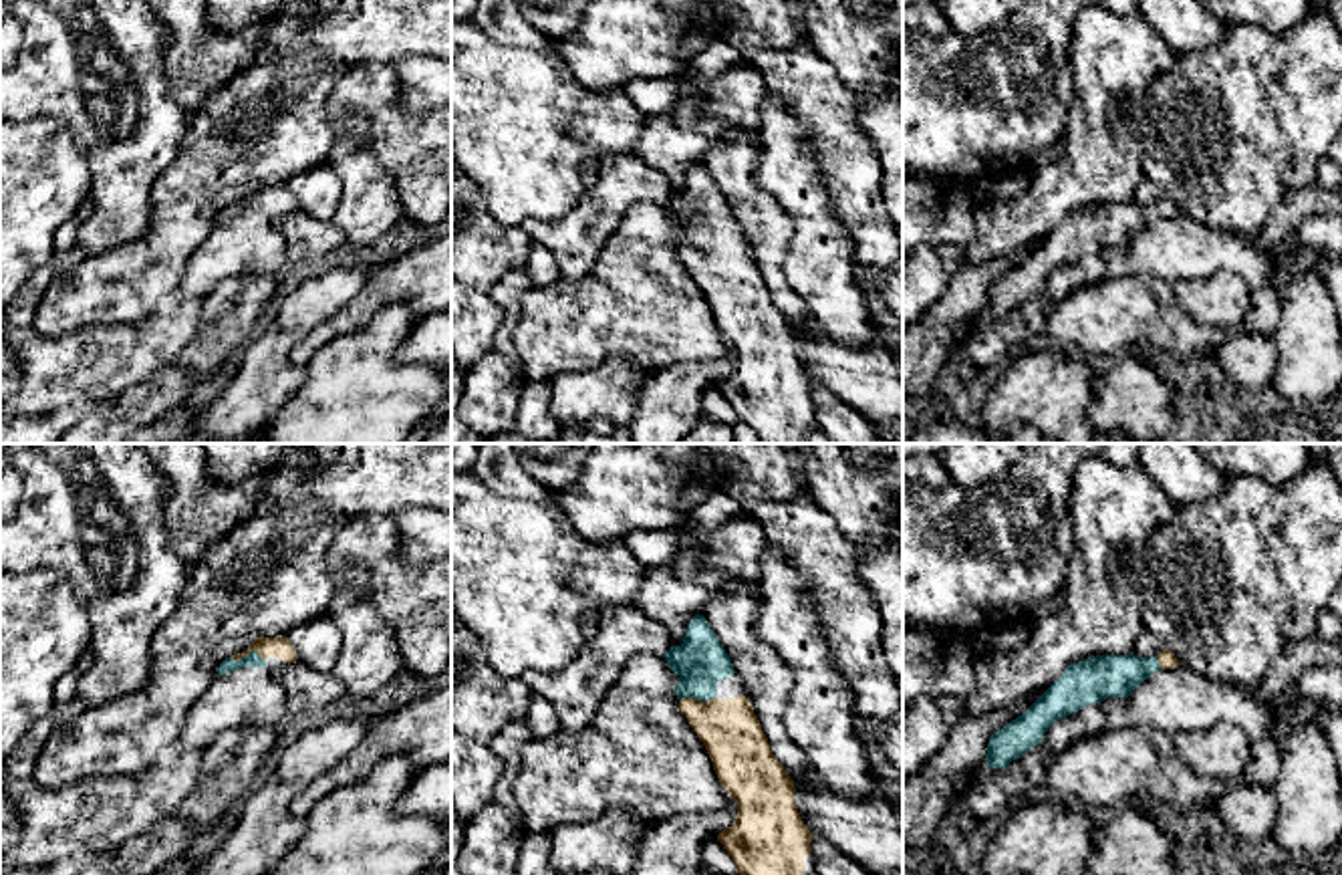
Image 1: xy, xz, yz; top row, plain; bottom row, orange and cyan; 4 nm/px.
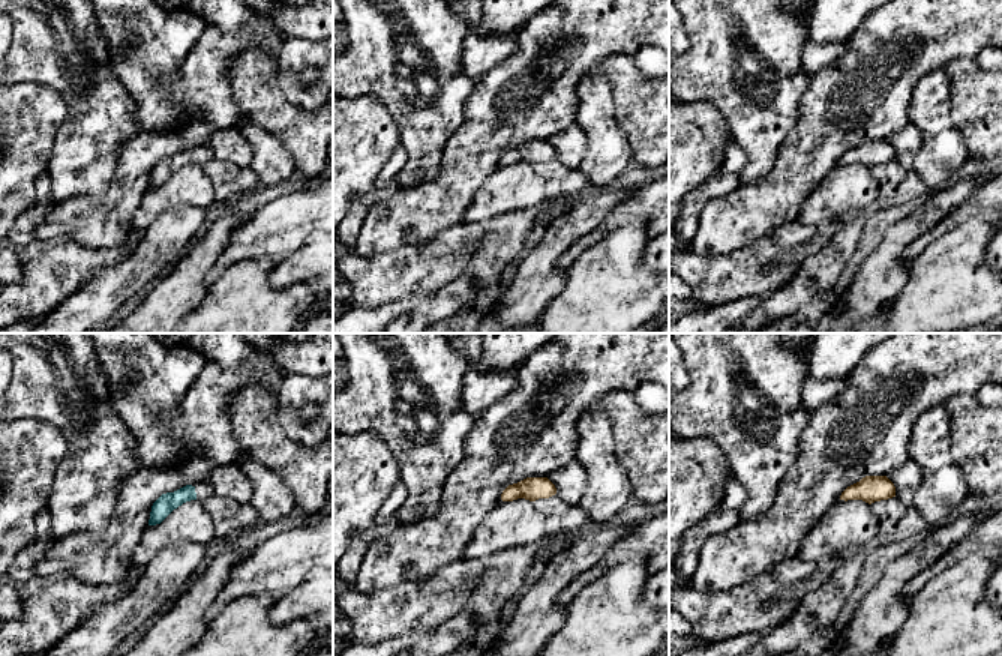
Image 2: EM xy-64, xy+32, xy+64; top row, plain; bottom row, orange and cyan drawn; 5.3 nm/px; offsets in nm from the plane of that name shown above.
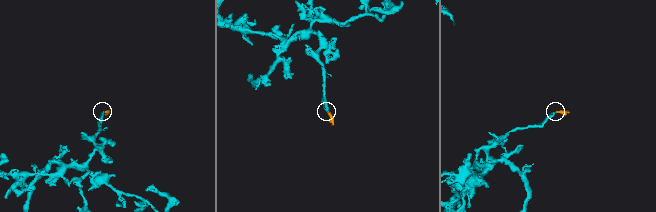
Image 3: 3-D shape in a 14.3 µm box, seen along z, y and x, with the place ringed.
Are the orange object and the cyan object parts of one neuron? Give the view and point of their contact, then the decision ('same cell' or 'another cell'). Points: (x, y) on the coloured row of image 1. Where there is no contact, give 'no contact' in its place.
xz (696, 700) | same cell

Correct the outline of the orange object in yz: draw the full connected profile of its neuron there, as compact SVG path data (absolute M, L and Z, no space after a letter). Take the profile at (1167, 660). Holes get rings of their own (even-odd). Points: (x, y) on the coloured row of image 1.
M1169 649L1153 657L1096 655L1068 665L1022 716L989 738L987 766L1005 768L1040 744L1048 728L1060 718L1106 698L1128 698L1155 671L1177 665L1181 663Z

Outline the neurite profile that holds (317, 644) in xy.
M328 615L304 623L298 629L286 633L284 637L296 649L296 657L300 663L322 673L332 673L334 663L341 655L343 639Z

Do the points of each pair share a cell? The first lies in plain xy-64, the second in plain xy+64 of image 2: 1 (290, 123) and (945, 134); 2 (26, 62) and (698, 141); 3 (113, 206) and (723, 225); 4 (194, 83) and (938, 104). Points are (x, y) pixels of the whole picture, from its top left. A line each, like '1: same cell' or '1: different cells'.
1: different cells
2: different cells
3: same cell
4: different cells

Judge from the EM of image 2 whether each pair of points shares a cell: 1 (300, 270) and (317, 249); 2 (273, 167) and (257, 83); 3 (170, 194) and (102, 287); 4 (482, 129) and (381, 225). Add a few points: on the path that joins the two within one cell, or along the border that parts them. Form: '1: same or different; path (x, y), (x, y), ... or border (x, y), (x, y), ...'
1: same; path (305, 266), (317, 254)
2: different; border (242, 117), (263, 126), (291, 155)
3: different; border (162, 212), (138, 237)
4: same; path (468, 158), (410, 216)

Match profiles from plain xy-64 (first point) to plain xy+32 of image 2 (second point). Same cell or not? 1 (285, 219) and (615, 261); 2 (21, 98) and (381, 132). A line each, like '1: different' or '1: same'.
1: different
2: same

